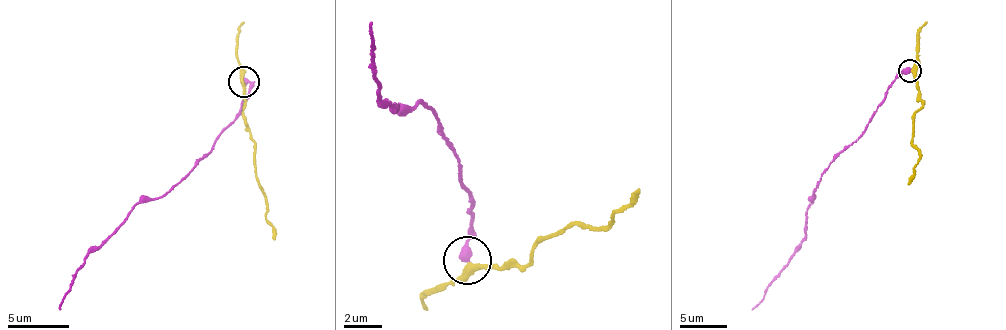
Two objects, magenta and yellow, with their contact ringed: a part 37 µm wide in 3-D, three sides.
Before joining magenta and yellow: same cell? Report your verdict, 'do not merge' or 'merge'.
do not merge

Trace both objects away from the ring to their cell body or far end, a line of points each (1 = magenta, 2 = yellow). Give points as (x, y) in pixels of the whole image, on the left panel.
1: (242, 82), (247, 81), (242, 111), (188, 174), (167, 192), (146, 197), (86, 258), (60, 309)
2: (242, 82), (247, 131), (254, 144), (258, 186), (275, 238)

